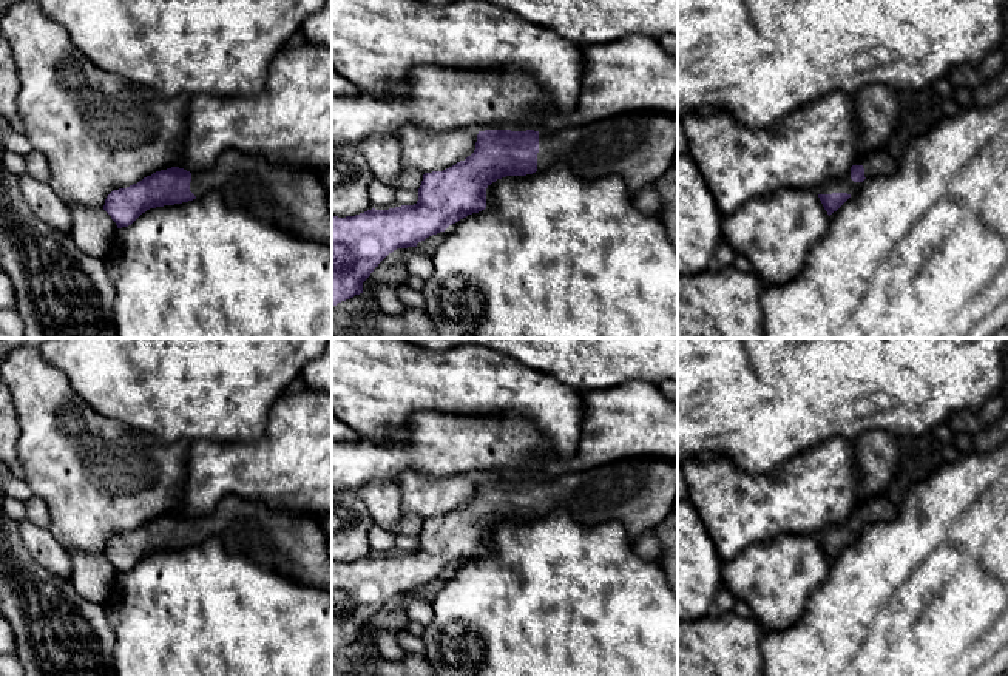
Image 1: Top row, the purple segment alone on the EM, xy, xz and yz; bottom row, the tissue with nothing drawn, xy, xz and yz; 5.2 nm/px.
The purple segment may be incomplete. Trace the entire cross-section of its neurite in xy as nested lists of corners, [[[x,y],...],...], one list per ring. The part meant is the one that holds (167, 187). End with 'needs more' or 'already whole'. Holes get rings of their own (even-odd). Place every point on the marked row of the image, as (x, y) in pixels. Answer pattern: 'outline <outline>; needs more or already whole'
outline [[[227,150],[211,167],[194,173],[171,167],[113,190],[103,210],[122,228],[150,208],[188,202],[210,191],[218,191],[227,207],[242,210],[292,238],[332,248],[329,191],[318,174],[236,150]]]; needs more

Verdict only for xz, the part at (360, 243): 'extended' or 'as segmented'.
extended

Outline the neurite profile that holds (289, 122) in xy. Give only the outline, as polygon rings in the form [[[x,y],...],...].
[[[304,43],[282,48],[269,68],[264,88],[252,96],[190,96],[187,130],[174,167],[190,173],[215,165],[222,153],[236,150],[270,162],[299,167],[313,173],[332,170],[332,48]]]

